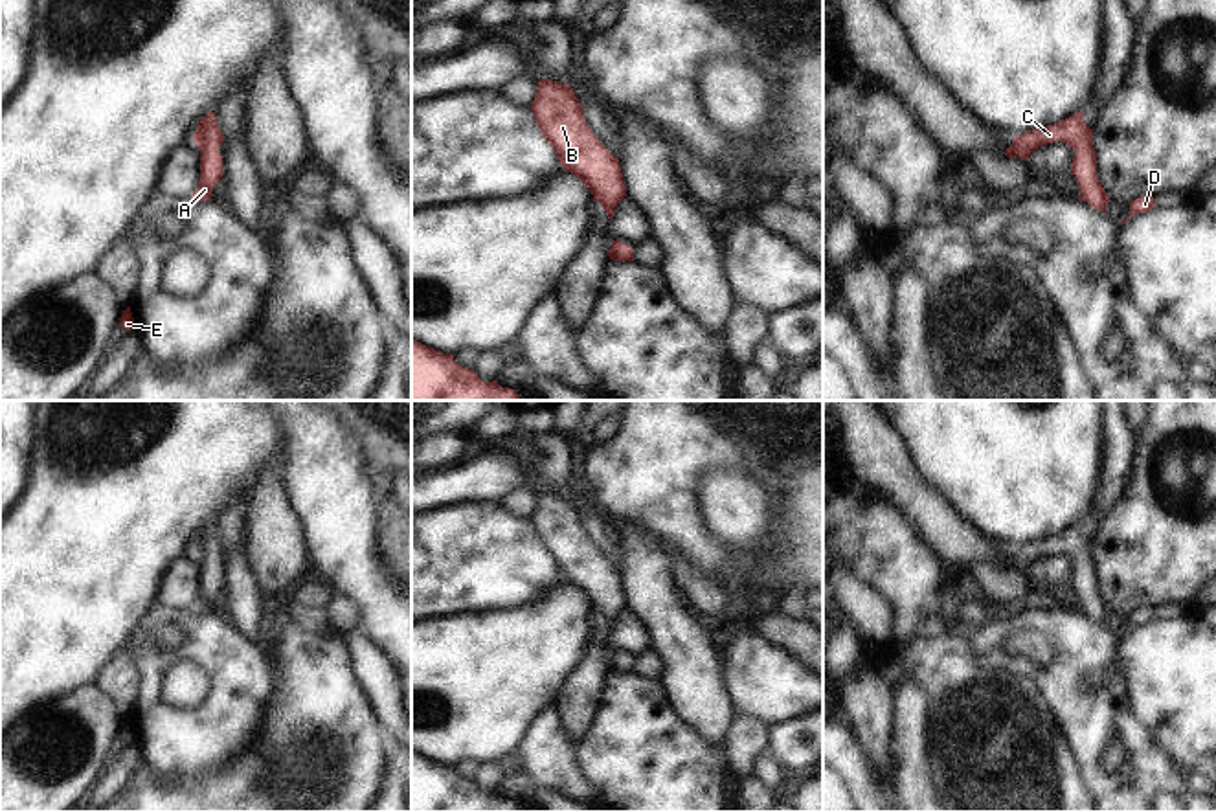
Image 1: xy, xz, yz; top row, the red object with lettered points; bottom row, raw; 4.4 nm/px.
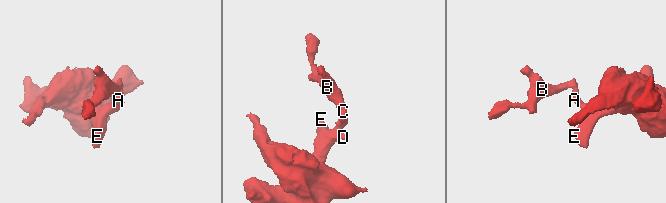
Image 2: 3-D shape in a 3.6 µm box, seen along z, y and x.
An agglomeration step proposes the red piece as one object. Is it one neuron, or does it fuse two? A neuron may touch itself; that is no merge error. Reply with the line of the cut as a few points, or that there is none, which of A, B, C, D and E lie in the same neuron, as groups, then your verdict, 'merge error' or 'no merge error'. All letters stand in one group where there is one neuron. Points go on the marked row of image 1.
cut none; groups A B C D E; no merge error

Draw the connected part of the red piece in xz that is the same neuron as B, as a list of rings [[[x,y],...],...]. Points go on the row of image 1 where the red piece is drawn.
[[[538,79],[531,110],[560,165],[590,189],[593,200],[612,219],[626,197],[619,158],[588,127],[573,88],[553,79]]]

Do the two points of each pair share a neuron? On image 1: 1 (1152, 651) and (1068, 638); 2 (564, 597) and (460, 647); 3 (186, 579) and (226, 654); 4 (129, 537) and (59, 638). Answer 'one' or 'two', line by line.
1: two
2: one
3: two
4: one

